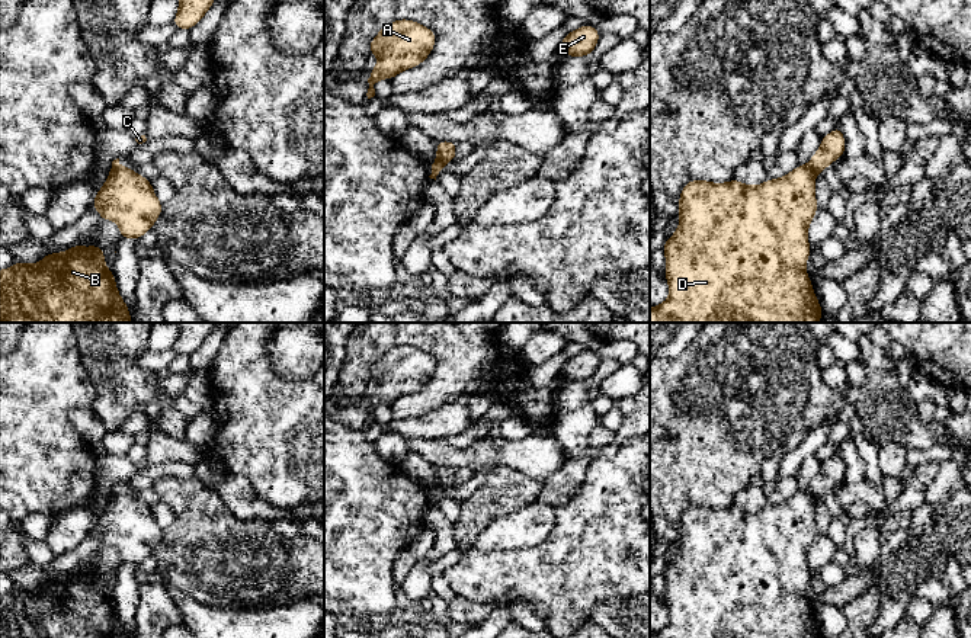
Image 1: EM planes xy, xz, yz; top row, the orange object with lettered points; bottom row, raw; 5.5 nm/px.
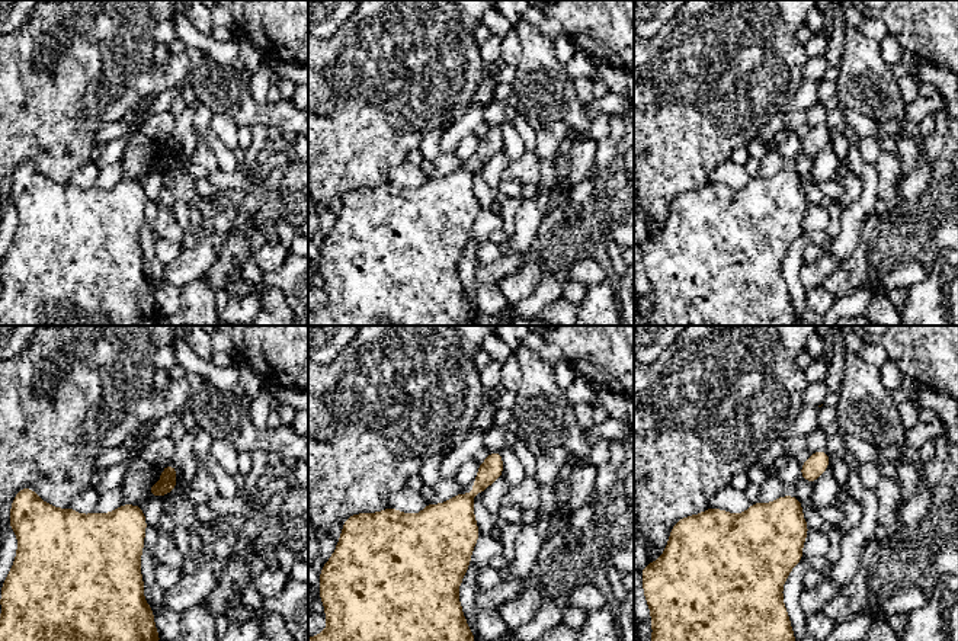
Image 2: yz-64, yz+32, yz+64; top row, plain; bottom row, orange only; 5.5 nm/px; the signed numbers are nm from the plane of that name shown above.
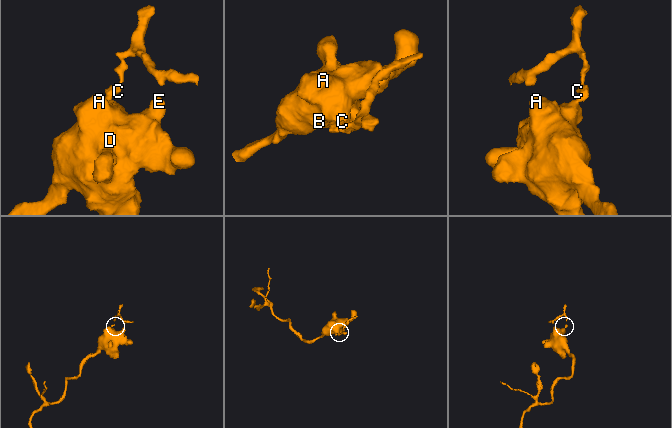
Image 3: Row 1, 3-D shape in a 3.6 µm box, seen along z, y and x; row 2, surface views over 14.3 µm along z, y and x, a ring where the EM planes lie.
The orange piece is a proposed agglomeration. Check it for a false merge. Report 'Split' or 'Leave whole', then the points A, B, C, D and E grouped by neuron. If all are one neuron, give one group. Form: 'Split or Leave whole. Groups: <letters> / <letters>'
Split. Groups: A B D E / C

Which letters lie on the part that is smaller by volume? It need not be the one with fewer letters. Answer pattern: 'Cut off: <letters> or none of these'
Cut off: C

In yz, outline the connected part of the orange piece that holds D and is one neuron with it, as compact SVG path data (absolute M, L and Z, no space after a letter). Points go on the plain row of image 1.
M797 491L781 504L767 504L759 512L750 512L733 504L727 509L712 509L708 506L689 506L679 523L680 548L676 558L664 567L666 580L666 606L669 609L669 623L653 634L650 638L823 638L811 605L805 597L805 589L810 583L808 551L818 536L815 525L815 498L808 491Z

